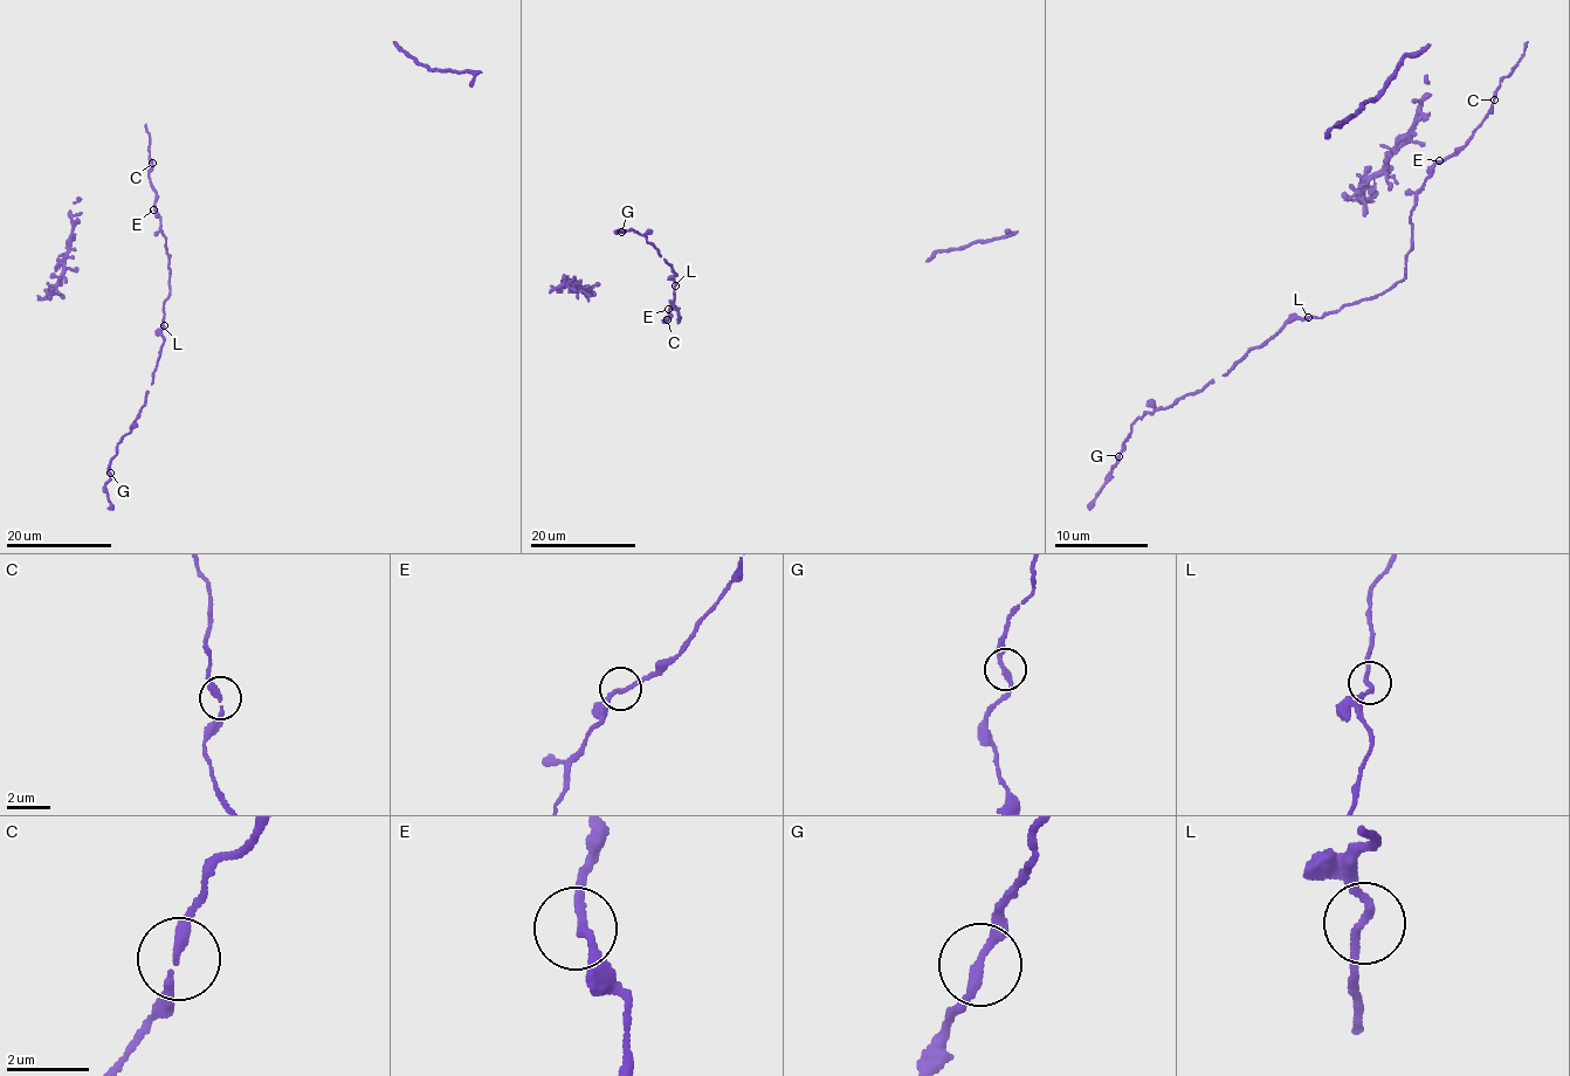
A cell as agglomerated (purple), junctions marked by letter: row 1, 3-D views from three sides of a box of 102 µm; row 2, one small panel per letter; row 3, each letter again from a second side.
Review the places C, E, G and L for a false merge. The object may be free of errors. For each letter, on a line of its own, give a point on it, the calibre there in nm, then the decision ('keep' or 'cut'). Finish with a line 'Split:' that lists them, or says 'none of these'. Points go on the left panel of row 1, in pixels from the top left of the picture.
C: place (152, 163); calibre 240 nm; keep
E: place (153, 209); calibre 200 nm; keep
G: place (110, 473); calibre 200 nm; keep
L: place (164, 325); calibre 190 nm; keep
Split: none of these

